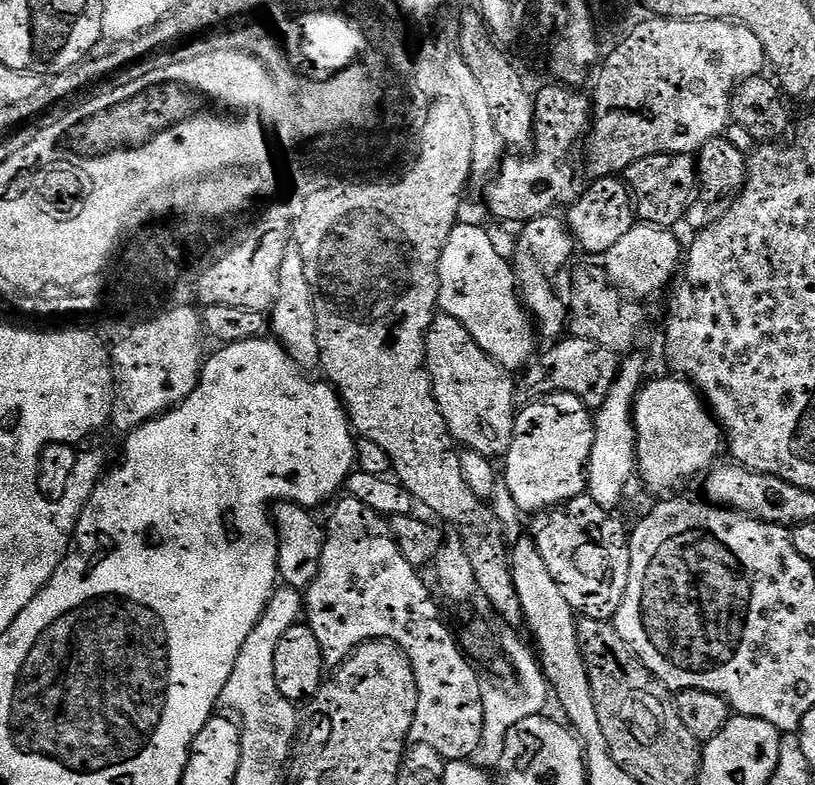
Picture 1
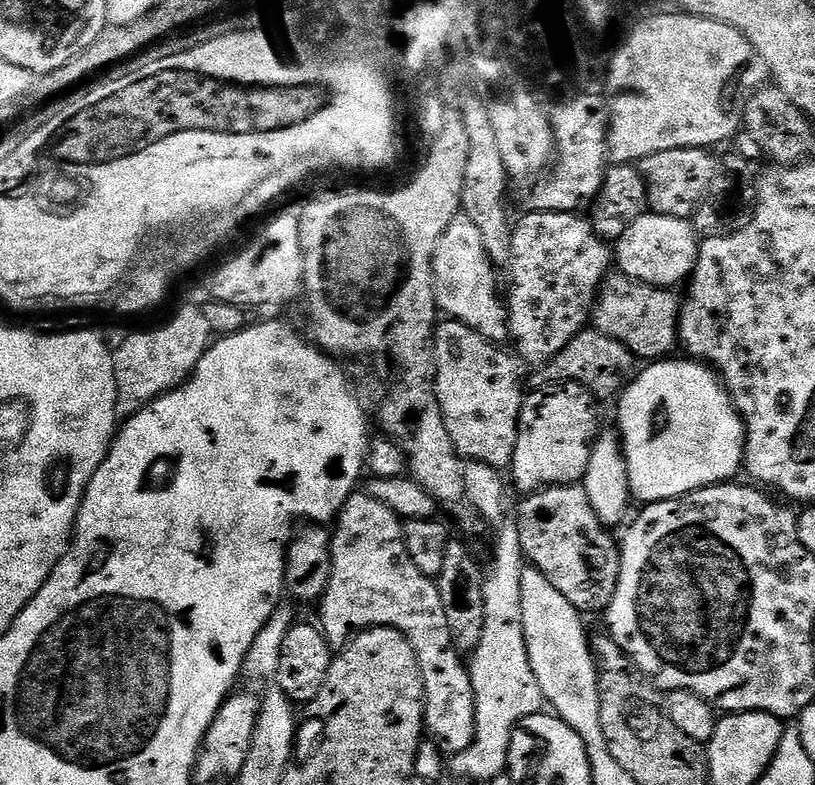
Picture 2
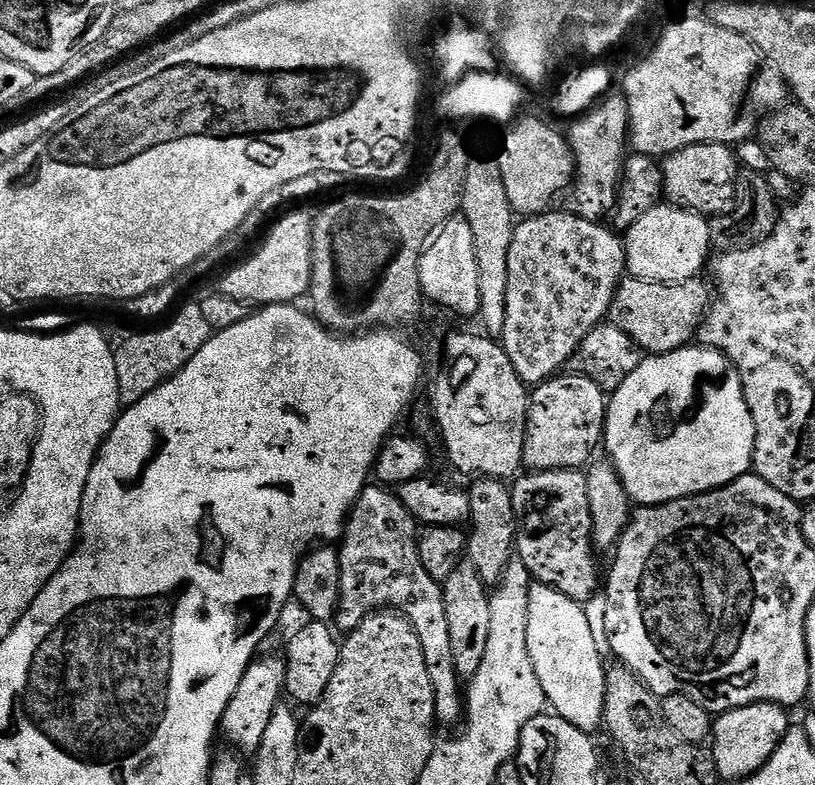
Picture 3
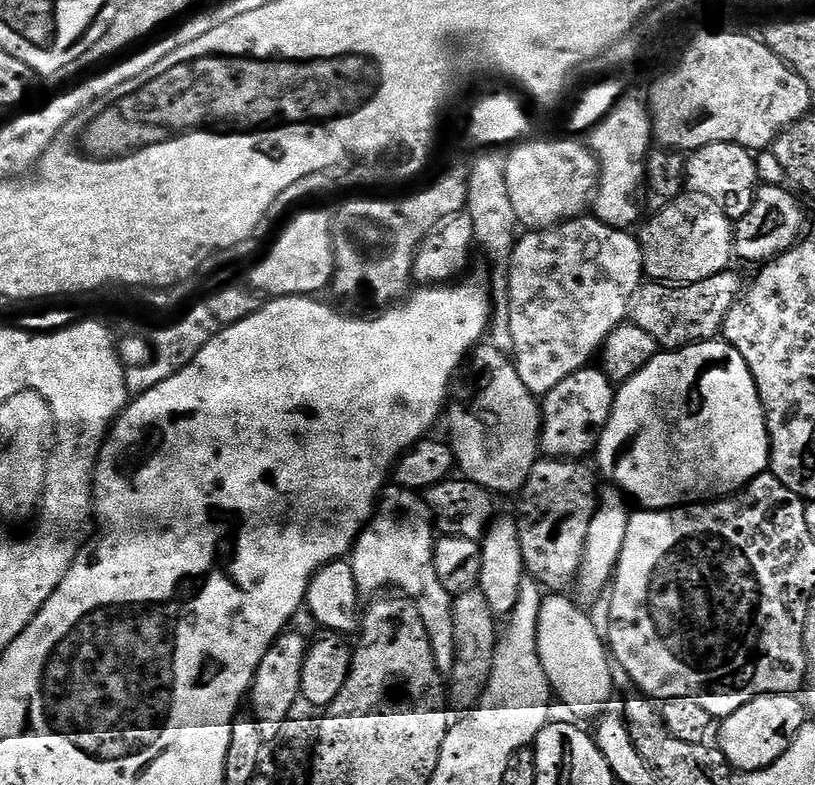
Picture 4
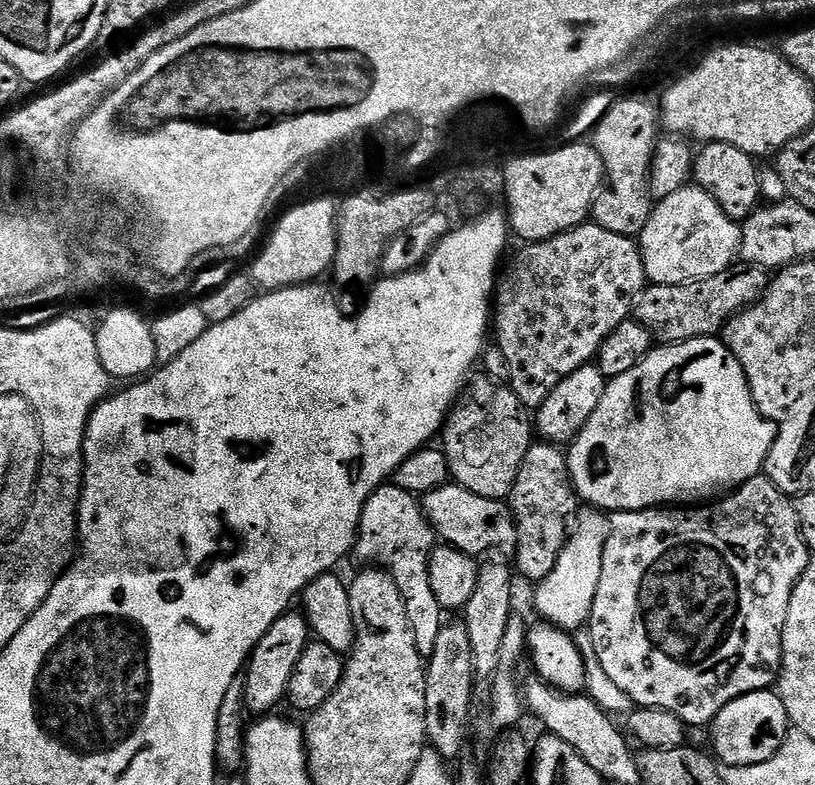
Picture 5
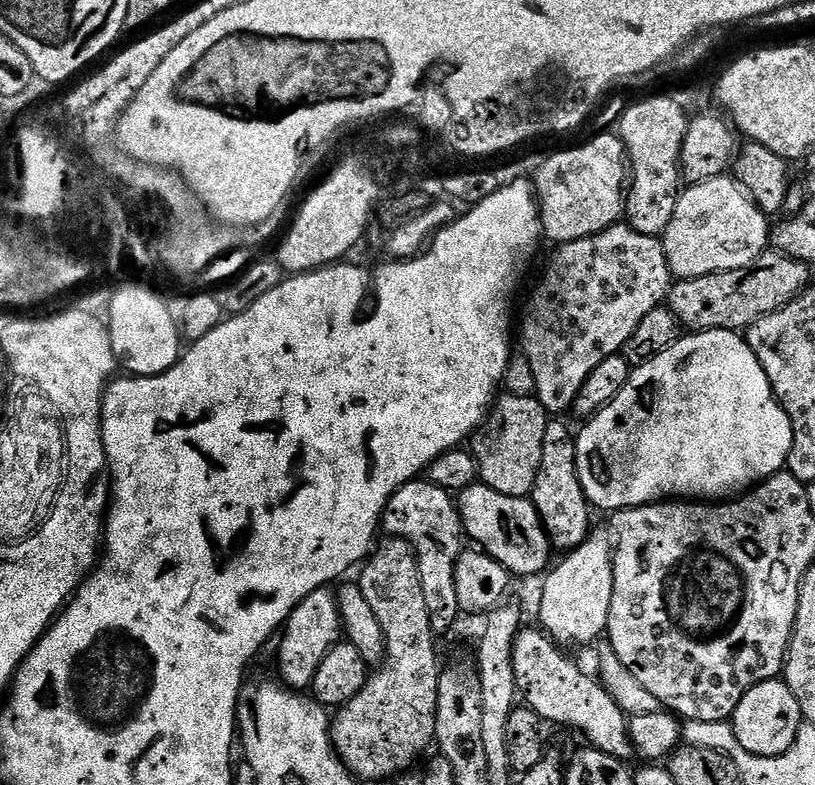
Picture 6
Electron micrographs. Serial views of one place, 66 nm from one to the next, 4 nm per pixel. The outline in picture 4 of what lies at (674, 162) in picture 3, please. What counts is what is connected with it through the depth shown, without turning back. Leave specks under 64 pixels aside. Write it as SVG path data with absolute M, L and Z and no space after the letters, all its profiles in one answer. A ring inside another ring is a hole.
M714 142L695 149L687 160L684 180L688 183L689 190L692 191L689 193L719 208L729 220L733 222L741 220L747 214L748 207L752 205L752 199L756 197L758 187L758 181L756 181L758 165L753 153L737 144Z

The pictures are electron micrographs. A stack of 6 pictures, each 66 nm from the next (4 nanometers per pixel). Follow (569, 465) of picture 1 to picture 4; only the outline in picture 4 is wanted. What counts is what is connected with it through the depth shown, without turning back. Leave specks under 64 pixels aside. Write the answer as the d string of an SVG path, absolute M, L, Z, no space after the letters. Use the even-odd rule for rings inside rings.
M589 366L580 369L569 378L562 379L541 399L538 444L545 457L576 460L580 458L578 456L591 453L595 449L615 405L613 383L601 369L594 368Z

